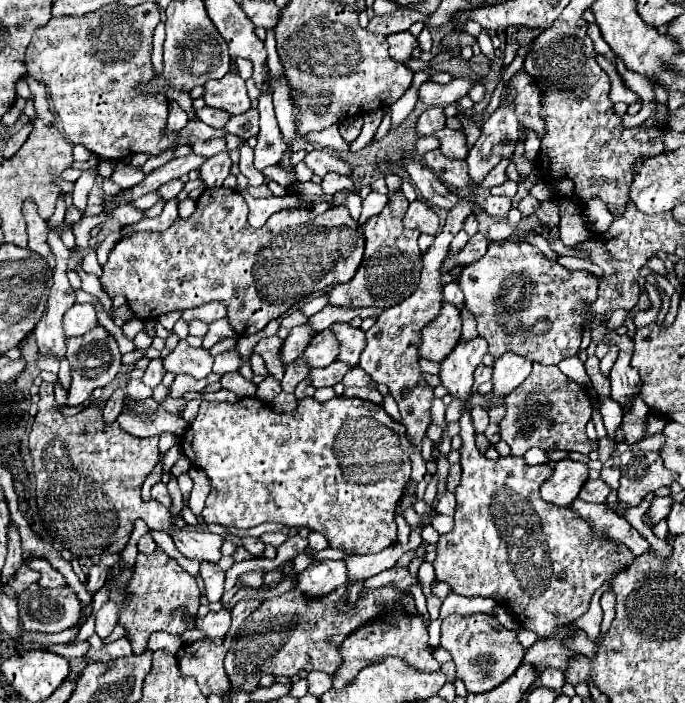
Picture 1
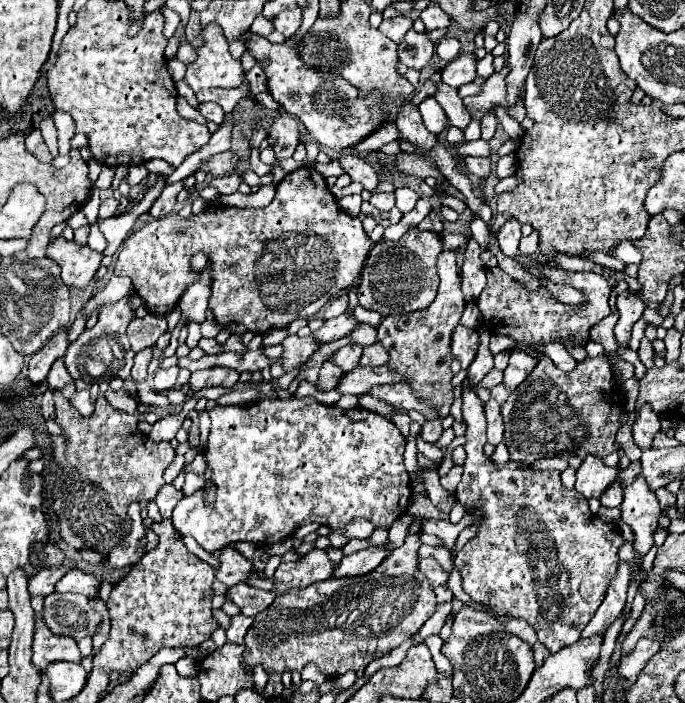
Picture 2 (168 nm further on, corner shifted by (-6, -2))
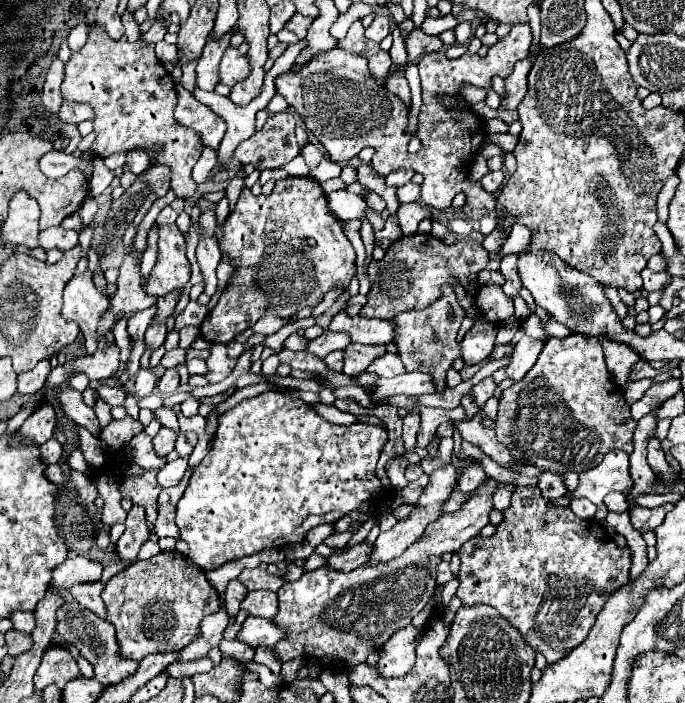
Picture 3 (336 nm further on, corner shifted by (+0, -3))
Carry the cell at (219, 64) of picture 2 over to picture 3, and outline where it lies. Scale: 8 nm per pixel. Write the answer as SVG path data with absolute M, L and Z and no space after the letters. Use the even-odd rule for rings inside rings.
M228 48L222 56L220 64L220 82L226 86L234 86L236 82L248 78L252 66L248 56L242 56L236 48Z

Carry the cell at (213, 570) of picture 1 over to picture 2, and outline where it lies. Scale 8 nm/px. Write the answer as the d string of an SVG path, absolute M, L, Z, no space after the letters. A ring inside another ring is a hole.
M236 583L226 591L226 595L240 607L244 615L250 615L250 617L270 607L276 597L272 591L262 591L262 589L250 587L248 583Z

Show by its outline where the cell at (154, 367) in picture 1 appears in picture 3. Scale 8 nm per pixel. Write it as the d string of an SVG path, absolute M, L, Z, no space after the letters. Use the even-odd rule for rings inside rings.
M166 370L164 376L158 382L158 392L162 392L162 394L174 394L178 390L178 386L180 386L178 372L176 370Z

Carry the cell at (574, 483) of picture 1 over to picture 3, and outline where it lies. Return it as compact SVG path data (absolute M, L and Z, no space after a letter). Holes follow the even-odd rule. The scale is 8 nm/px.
M610 452L604 456L602 464L596 468L580 474L580 484L576 492L570 498L588 498L597 506L596 520L604 520L607 507L604 505L604 496L612 490L622 492L626 488L632 488L632 476L630 476L630 464L626 452Z

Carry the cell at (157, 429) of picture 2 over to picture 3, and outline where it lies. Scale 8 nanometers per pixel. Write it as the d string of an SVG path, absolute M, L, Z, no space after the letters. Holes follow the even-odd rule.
M160 428L158 436L152 440L154 450L160 458L166 458L174 450L174 442L176 442L176 432L170 428Z

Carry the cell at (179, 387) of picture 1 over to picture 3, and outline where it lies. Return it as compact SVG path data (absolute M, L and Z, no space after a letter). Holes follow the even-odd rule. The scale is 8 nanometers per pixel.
M212 344L212 356L208 358L208 368L210 372L206 374L208 382L222 382L236 366L234 358L228 358L226 354L226 346L222 344Z

